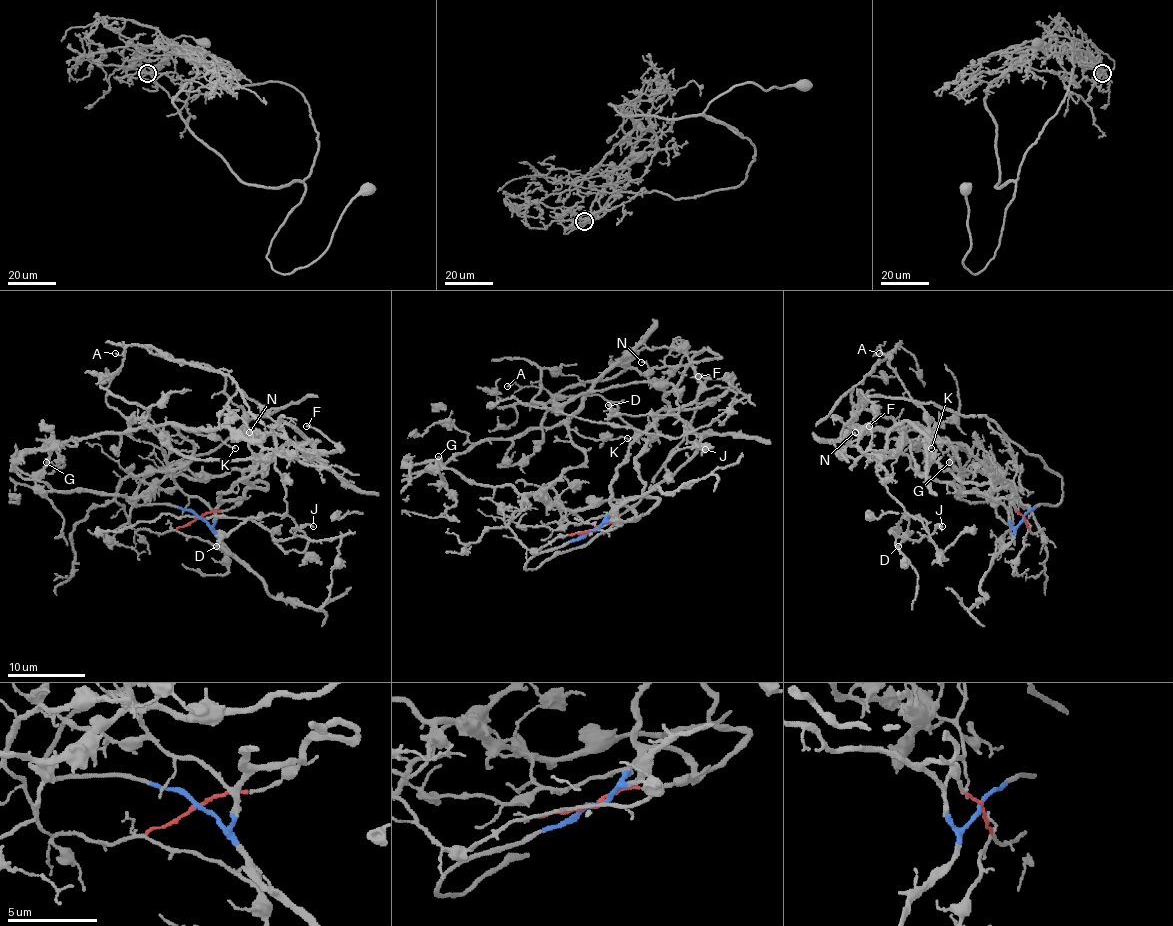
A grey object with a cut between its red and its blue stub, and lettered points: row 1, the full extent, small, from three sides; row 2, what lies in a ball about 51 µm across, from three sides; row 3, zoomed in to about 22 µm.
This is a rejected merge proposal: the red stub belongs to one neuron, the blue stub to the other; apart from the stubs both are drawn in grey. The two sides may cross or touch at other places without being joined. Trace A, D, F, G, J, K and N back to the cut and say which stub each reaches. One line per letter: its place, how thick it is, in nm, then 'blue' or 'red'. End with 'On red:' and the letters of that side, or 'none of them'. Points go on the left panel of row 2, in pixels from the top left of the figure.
A: (115, 353) | 120 nm | blue
D: (216, 546) | 140 nm | red
F: (306, 426) | 240 nm | blue
G: (46, 462) | 140 nm | red
J: (313, 526) | 160 nm | red
K: (235, 448) | 130 nm | red
N: (249, 432) | 120 nm | blue
On red: D, G, J, K

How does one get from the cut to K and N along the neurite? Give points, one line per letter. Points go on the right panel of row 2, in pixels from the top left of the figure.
K: (1023, 517), (1033, 533), (1044, 529), (1013, 486), (966, 470), (923, 428), (931, 447)
N: (1023, 517), (1015, 527), (999, 502), (917, 472), (904, 453), (867, 455), (857, 447), (861, 431), (855, 431)

